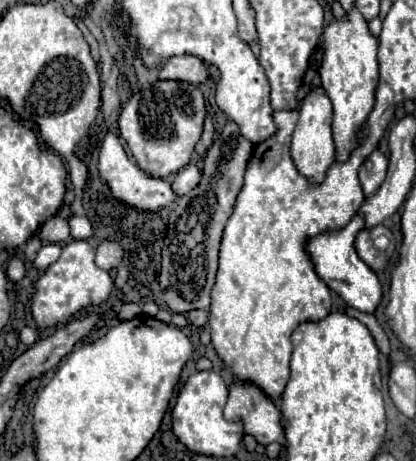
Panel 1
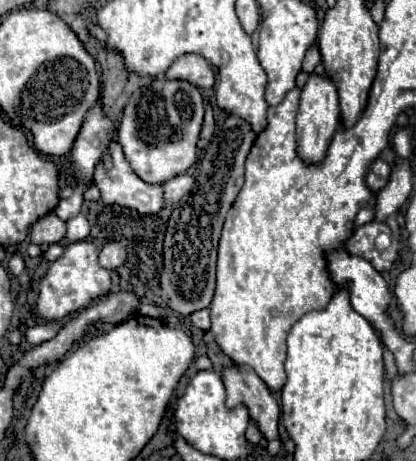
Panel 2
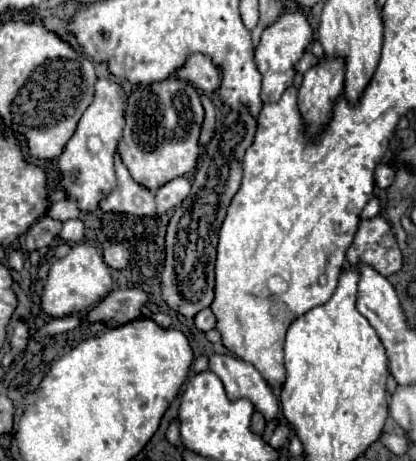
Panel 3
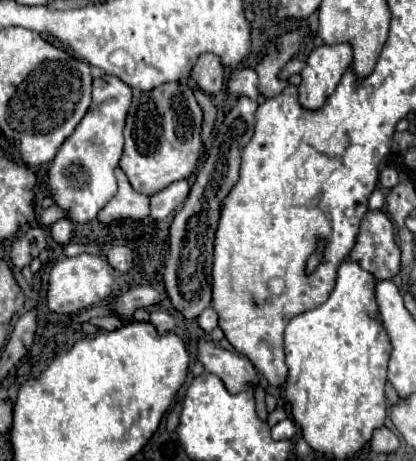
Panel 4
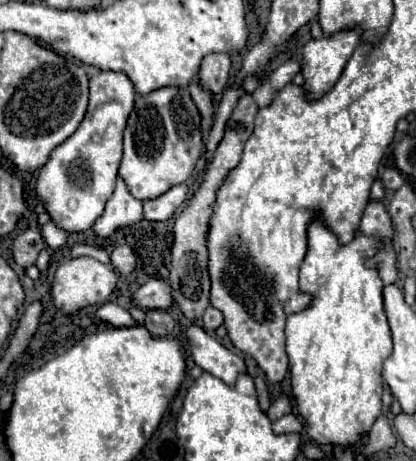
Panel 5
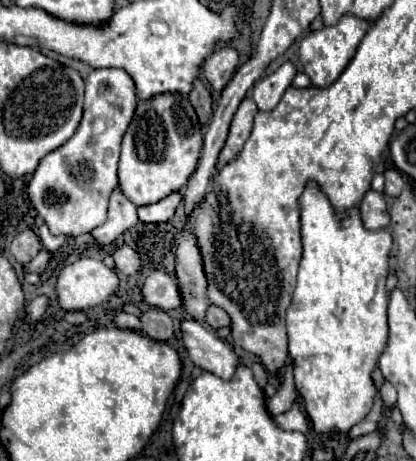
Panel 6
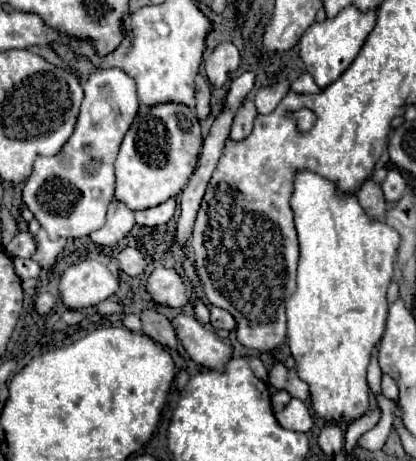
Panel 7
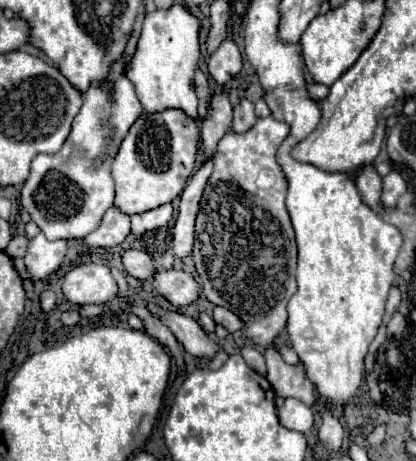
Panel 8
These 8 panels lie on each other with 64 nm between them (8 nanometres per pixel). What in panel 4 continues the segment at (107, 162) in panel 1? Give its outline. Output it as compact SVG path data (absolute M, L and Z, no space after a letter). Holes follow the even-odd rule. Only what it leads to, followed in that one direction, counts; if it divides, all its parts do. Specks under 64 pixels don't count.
M116 168L116 178L118 178L118 192L98 214L98 222L102 226L108 226L122 218L142 220L148 216L148 196L136 194L120 168Z

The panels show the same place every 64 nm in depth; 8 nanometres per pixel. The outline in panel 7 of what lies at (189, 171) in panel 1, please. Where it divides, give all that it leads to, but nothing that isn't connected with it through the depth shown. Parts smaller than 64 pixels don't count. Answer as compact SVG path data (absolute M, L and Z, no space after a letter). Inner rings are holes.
M168 200L164 204L158 204L156 208L148 208L148 210L140 210L136 212L136 226L146 228L146 226L160 226L166 224L172 216L174 216L174 208L176 208L176 200Z

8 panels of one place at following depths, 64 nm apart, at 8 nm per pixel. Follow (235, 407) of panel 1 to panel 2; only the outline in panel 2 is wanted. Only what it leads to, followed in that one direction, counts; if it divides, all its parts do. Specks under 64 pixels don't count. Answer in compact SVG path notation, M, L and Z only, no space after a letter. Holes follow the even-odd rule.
M240 364L224 366L222 382L228 394L226 400L228 408L234 408L236 404L248 406L250 418L258 422L262 436L266 436L268 440L280 438L278 434L280 406L272 396L270 388L250 366L240 366Z

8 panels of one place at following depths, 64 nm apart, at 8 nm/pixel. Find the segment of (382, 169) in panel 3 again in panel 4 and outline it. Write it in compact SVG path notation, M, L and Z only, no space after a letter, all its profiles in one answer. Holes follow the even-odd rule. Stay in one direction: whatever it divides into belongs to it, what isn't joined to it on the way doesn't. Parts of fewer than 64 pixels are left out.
M384 168L382 172L380 172L380 184L384 186L384 188L394 188L396 184L400 182L400 176L398 176L398 170L396 168Z

